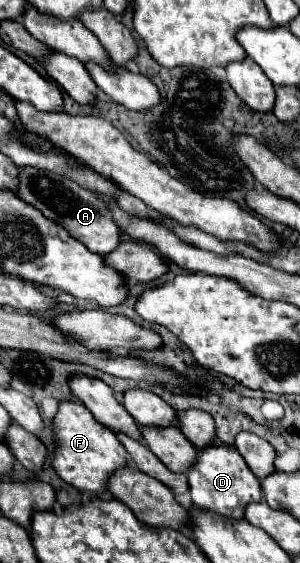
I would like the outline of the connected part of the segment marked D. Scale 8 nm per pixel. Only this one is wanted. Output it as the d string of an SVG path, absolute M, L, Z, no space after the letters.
M214 443L198 455L196 465L188 471L188 483L196 509L210 511L214 515L222 515L236 521L244 519L244 509L248 503L262 501L262 487L258 477L250 473L250 467L238 451L232 451L222 443Z

